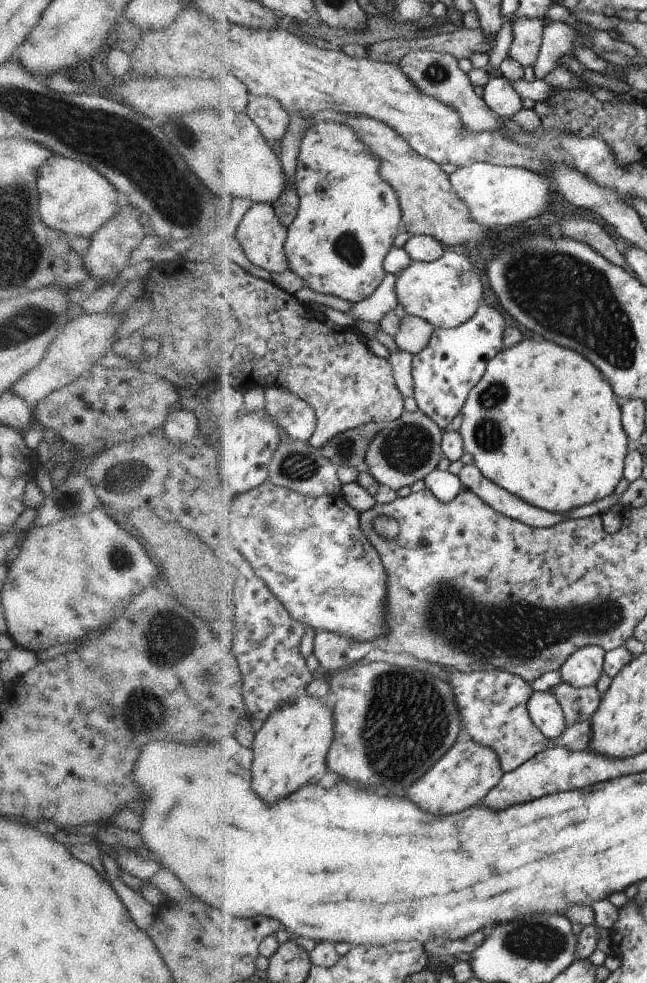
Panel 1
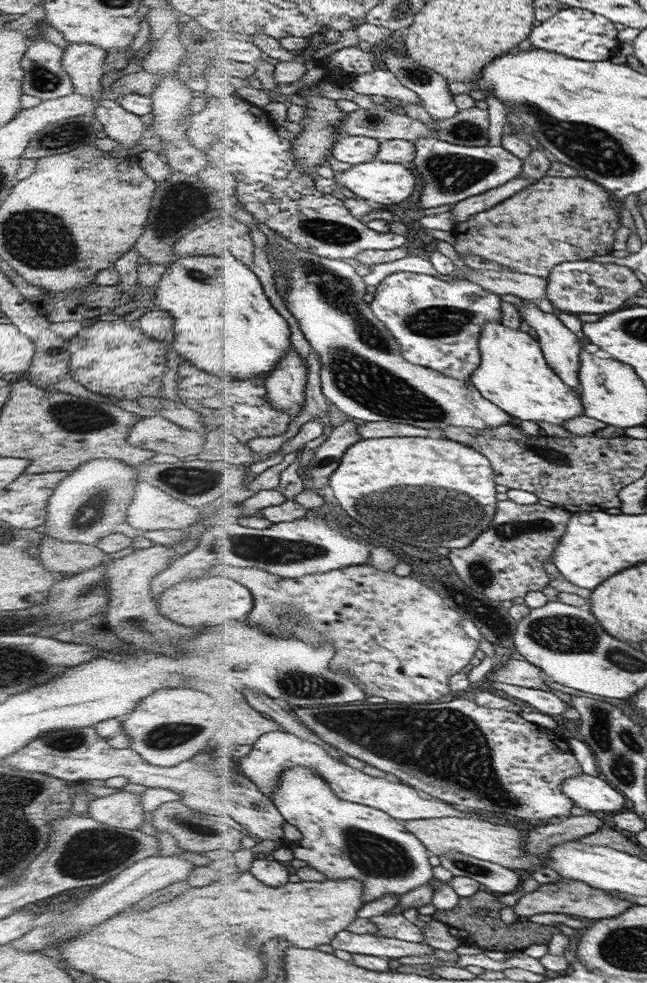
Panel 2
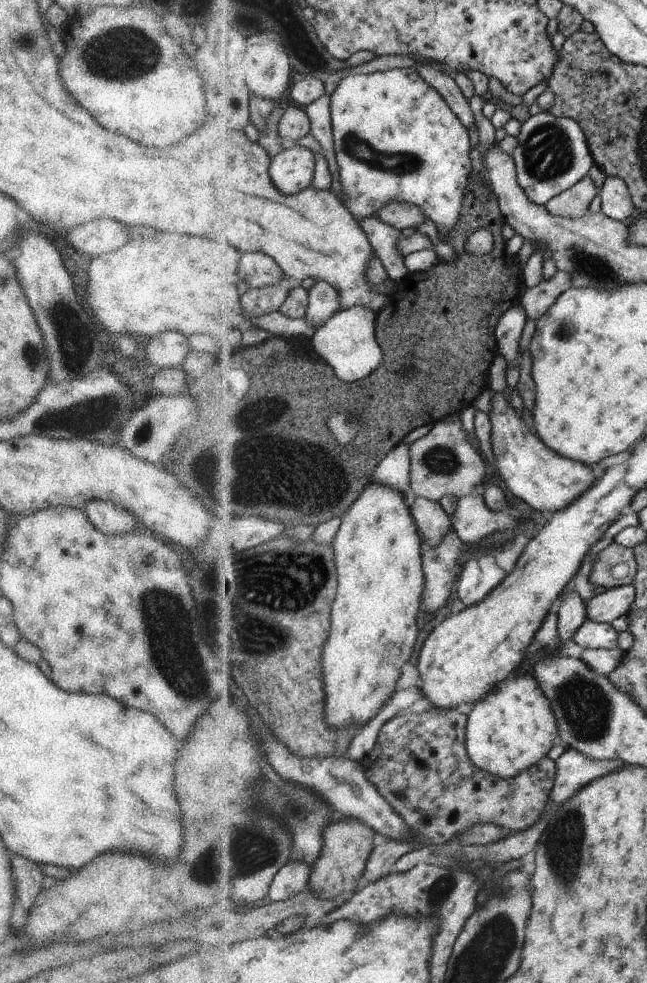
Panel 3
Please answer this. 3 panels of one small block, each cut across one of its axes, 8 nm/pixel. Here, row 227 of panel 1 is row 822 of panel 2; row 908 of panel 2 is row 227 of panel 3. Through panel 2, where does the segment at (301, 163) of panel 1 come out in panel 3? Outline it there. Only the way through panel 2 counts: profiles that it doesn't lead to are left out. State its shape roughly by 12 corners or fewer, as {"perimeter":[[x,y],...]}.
{"perimeter":[[414,67],[332,98],[341,196],[360,221],[420,206],[449,243],[468,127]]}

